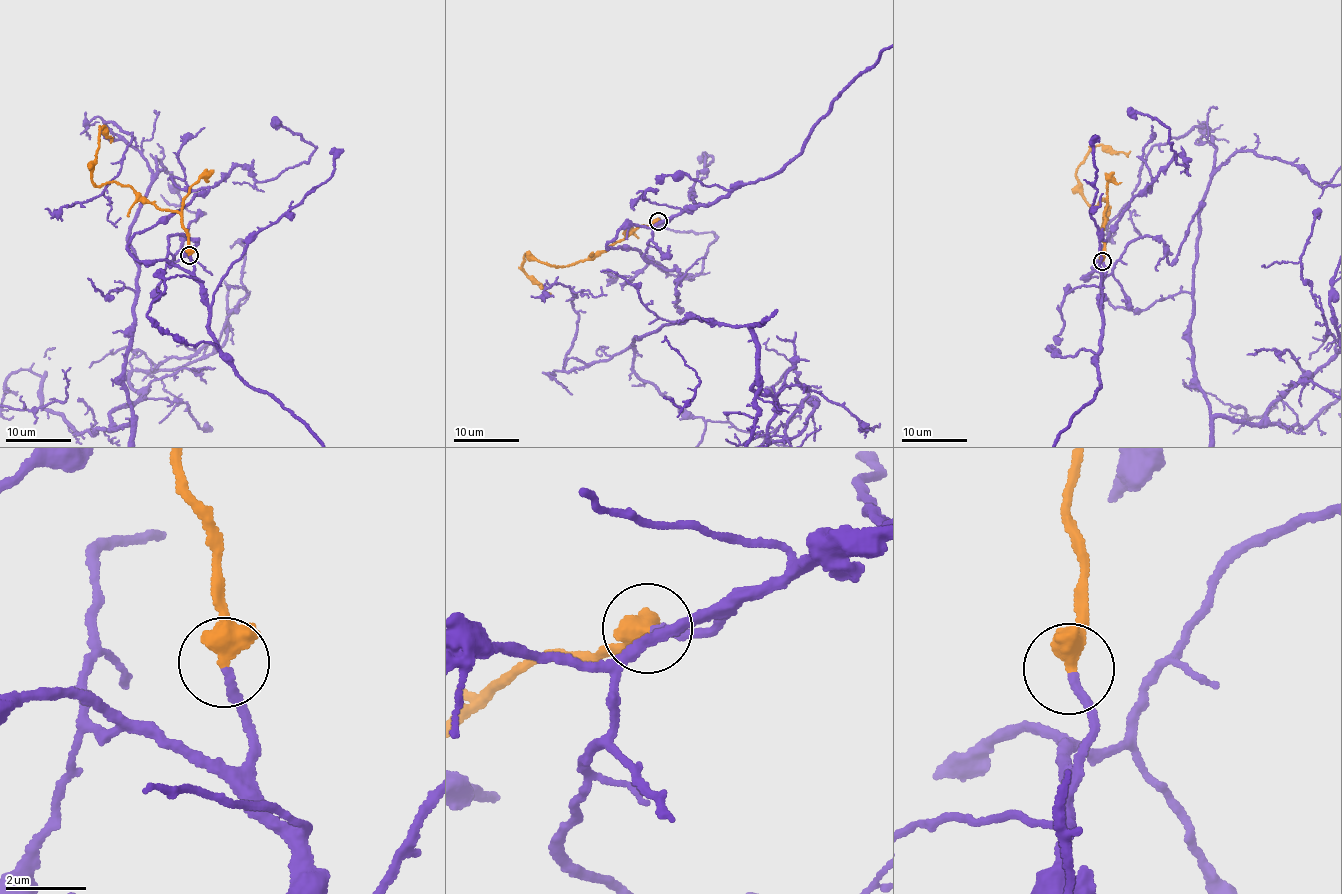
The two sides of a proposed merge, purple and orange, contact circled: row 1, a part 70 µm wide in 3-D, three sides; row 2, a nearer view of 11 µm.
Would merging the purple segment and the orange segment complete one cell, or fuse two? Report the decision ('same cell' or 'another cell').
same cell

